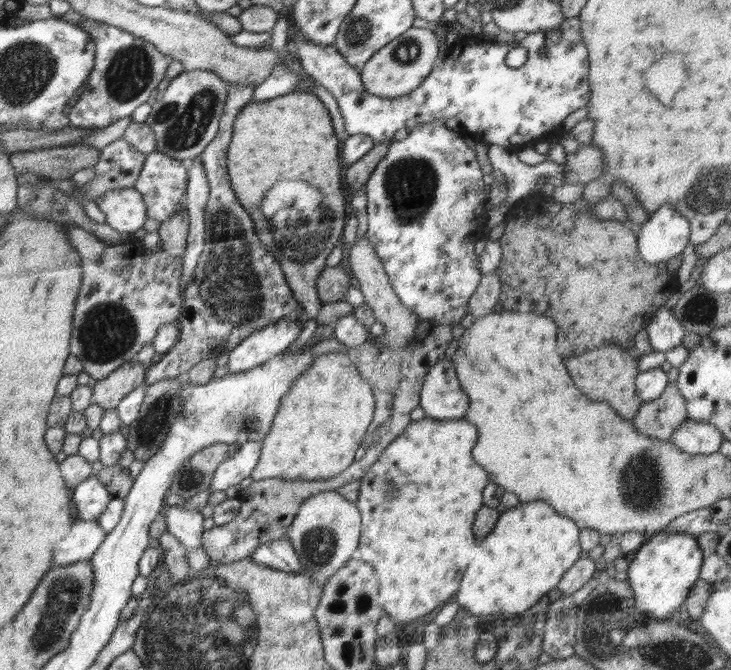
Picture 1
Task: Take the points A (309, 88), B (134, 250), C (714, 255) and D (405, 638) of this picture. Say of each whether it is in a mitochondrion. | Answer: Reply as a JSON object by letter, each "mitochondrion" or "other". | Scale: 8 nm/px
{"A":"other","B":"other","C":"other","D":"other"}

